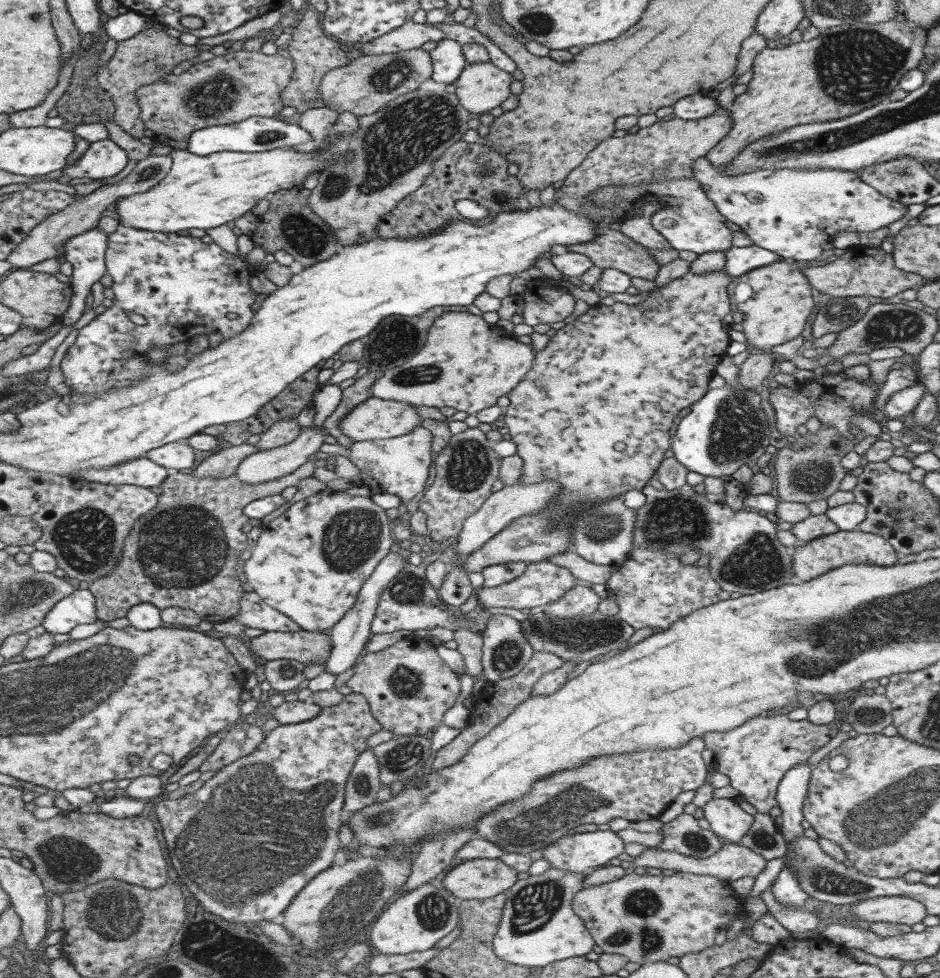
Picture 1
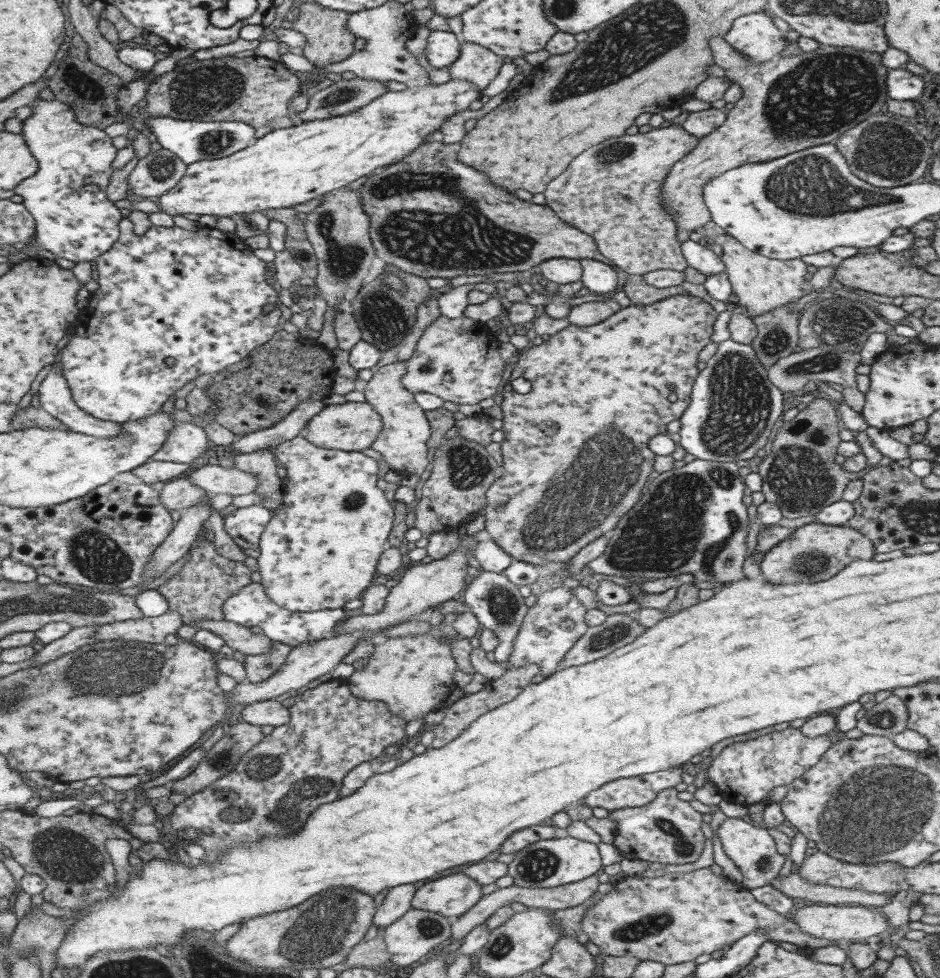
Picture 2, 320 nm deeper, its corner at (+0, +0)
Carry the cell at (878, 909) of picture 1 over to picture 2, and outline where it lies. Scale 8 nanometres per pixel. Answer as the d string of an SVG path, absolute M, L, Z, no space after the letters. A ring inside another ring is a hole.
M807 904L805 907L793 912L792 922L797 925L801 933L815 937L817 939L827 939L836 944L839 940L847 941L866 939L882 933L889 927L885 916L880 913L873 913L864 906L851 905L825 905L825 904Z

